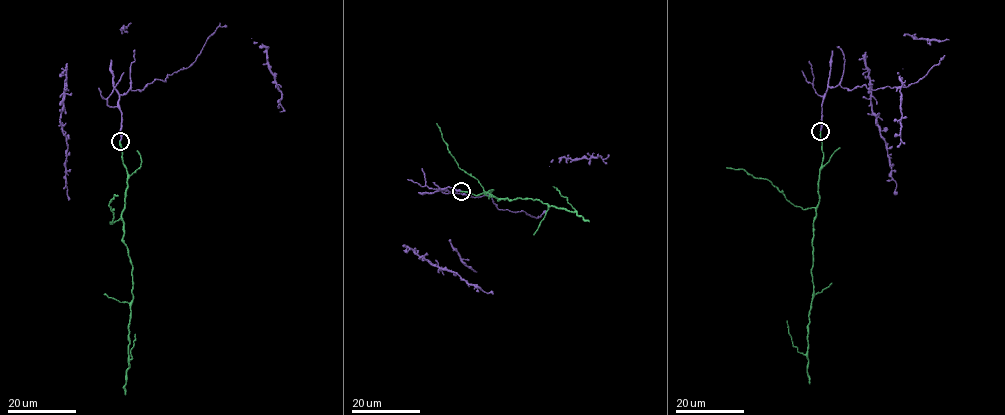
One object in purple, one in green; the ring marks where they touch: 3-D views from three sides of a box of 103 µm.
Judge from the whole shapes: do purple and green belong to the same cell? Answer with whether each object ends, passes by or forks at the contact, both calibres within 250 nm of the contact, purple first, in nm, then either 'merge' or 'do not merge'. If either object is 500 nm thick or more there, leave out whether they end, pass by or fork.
purple ends | green ends | 200/240 nm | merge

